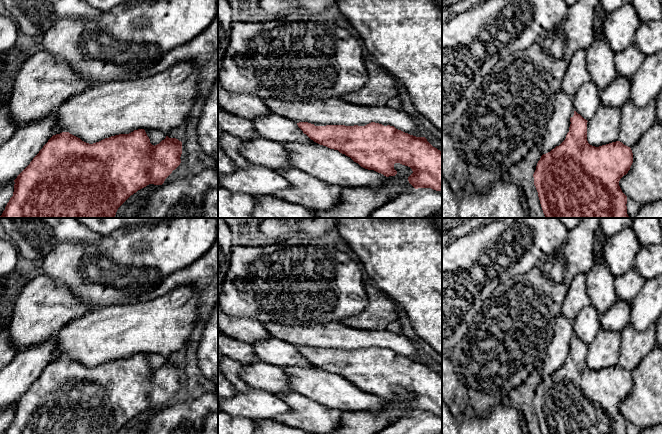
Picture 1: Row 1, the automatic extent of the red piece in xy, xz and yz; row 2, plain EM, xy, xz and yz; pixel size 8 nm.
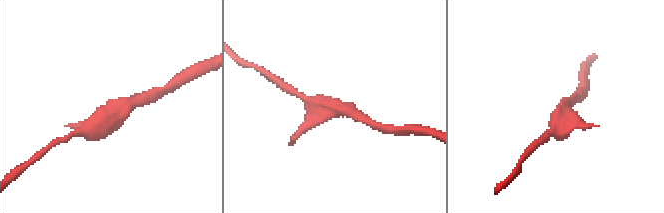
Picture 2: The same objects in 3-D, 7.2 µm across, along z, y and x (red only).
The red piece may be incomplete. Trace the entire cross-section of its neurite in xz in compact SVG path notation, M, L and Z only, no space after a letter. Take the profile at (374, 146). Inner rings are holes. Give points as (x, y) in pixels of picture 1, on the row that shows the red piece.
M371 122L354 126L297 123L298 127L314 142L350 157L361 167L374 170L386 177L395 176L395 163L408 166L413 173L408 177L415 188L431 188L442 191L442 152L433 147L425 137L416 137L394 126Z

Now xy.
M144 129L134 130L129 134L111 136L93 144L86 143L69 132L62 132L60 134L53 135L33 158L30 164L14 180L13 196L7 203L0 218L115 218L118 208L138 190L149 184L162 185L172 171L180 165L181 154L181 141L176 138L169 138L166 136L164 140L154 146L150 143L150 139Z

